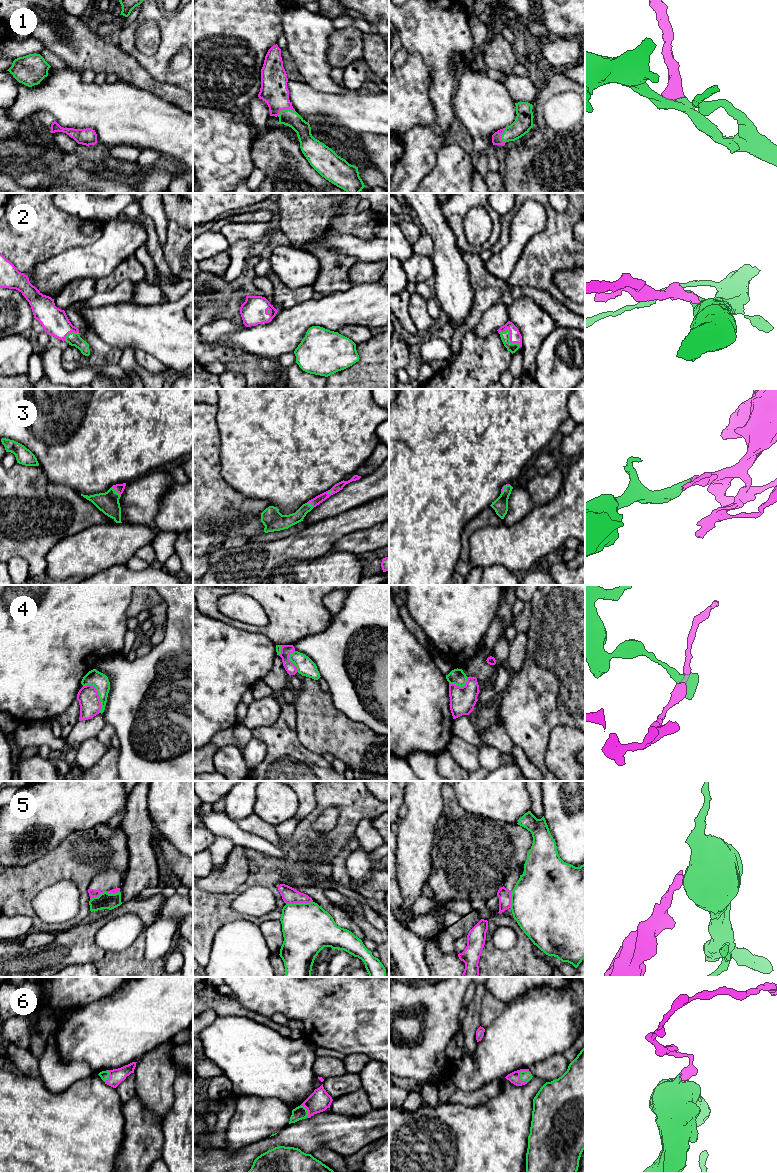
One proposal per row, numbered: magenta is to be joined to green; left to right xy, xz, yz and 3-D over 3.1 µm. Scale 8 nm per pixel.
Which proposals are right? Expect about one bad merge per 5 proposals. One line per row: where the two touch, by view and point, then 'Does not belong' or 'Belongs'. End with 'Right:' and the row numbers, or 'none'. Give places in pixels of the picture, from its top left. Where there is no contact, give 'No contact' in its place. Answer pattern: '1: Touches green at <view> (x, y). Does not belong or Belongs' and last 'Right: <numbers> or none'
1: Touches green at xz (285, 109). Belongs
2: Touches green at yz (509, 336). Belongs
3: Touches green at xy (116, 492). Belongs
4: Touches green at xy (98, 694). Does not belong
5: Touches green at xy (104, 892). Does not belong
6: Touches green at yz (520, 1078). Belongs
Right: 1, 2, 3, 6

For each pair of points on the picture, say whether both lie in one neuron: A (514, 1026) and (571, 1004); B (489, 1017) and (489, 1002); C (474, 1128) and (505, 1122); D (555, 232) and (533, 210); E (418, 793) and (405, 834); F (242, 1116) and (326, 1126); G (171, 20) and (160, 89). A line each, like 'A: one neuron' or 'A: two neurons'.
A: one neuron
B: one neuron
C: one neuron
D: two neurons
E: one neuron
F: two neurons
G: two neurons

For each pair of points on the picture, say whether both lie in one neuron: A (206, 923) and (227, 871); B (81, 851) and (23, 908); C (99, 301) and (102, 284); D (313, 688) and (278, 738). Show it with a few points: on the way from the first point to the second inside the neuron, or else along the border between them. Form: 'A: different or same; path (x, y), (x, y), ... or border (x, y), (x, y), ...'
A: different; border (203, 889), (209, 892), (231, 892)
B: same; path (64, 863), (55, 865), (29, 891)
C: different; border (107, 290), (96, 292)
D: different; border (292, 704), (295, 709), (296, 734), (298, 736)

